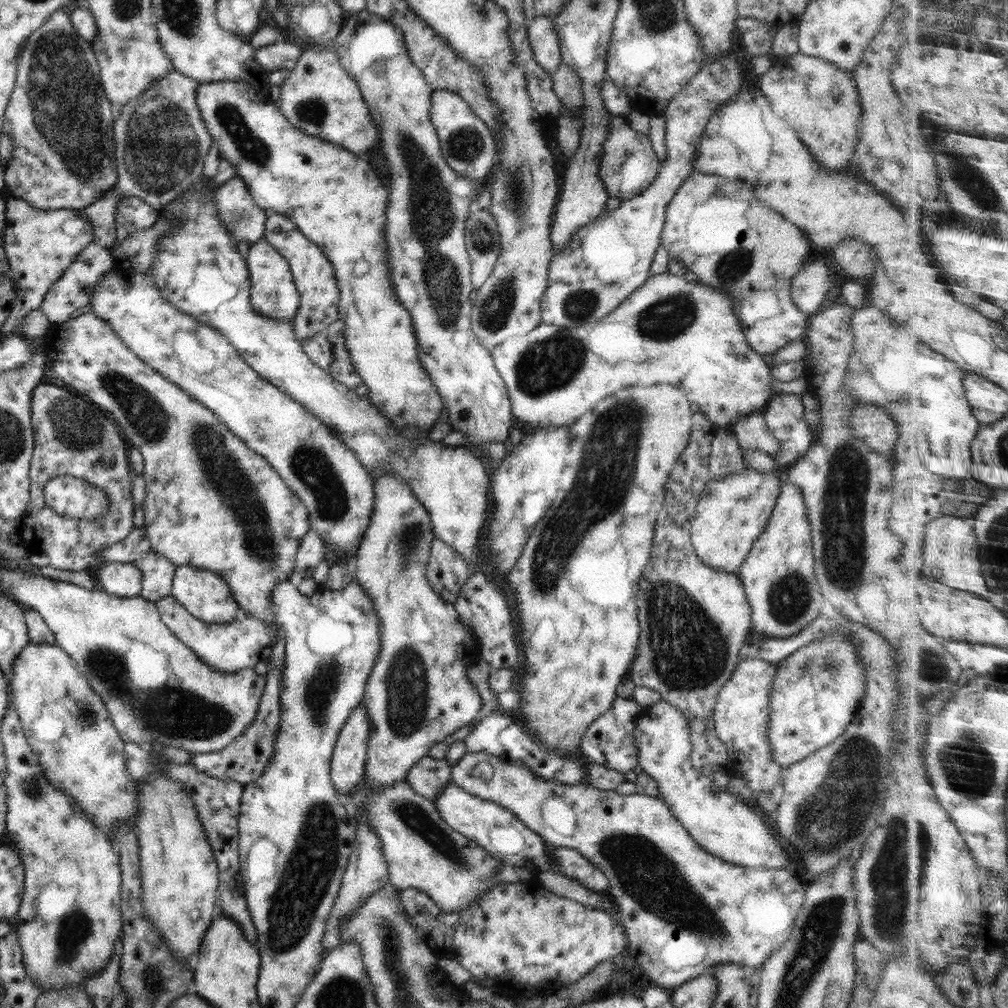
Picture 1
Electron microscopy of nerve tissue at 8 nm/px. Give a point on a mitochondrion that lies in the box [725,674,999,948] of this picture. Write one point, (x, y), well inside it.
(858, 763)

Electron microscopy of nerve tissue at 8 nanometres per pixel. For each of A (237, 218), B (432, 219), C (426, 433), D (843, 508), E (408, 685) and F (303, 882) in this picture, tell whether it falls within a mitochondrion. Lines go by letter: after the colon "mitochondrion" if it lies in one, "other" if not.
A: mitochondrion
B: mitochondrion
C: other
D: mitochondrion
E: mitochondrion
F: mitochondrion

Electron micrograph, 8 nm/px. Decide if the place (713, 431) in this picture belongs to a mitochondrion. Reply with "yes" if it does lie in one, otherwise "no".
no

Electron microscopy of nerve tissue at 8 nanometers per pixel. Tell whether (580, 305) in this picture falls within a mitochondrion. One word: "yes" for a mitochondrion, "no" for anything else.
yes

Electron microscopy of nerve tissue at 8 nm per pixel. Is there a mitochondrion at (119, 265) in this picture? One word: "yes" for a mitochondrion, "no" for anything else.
no

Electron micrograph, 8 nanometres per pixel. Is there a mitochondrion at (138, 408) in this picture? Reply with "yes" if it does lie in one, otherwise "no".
yes

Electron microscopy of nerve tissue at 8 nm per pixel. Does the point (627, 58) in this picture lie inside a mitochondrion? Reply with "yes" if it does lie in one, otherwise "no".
no

